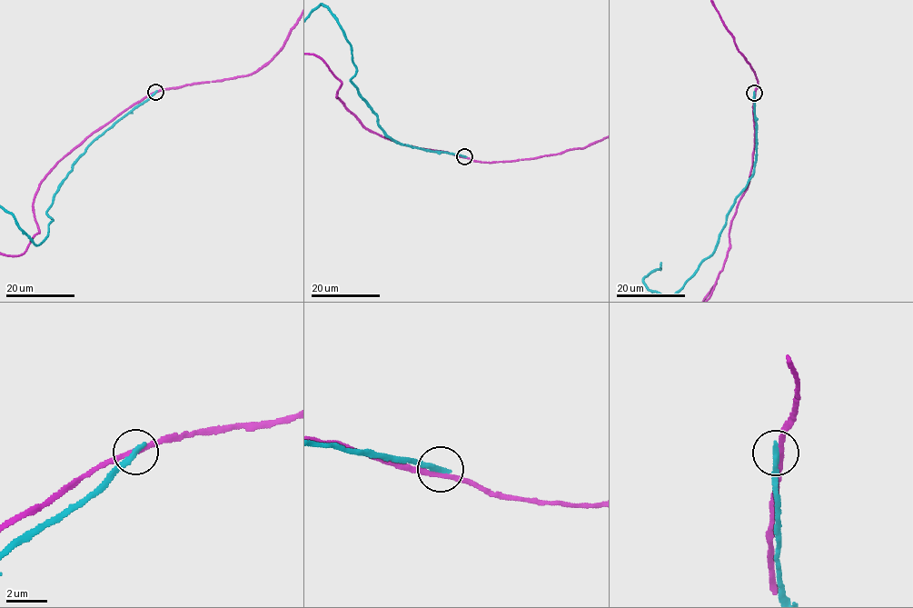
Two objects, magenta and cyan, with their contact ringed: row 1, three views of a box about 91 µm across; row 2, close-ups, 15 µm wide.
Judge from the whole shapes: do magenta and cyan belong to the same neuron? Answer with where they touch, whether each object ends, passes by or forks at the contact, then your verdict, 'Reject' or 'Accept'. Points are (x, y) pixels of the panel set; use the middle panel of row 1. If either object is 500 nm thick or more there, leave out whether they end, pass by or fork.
Place: (464, 156). At the ring magenta passes by. At the ring cyan ends. Reject

